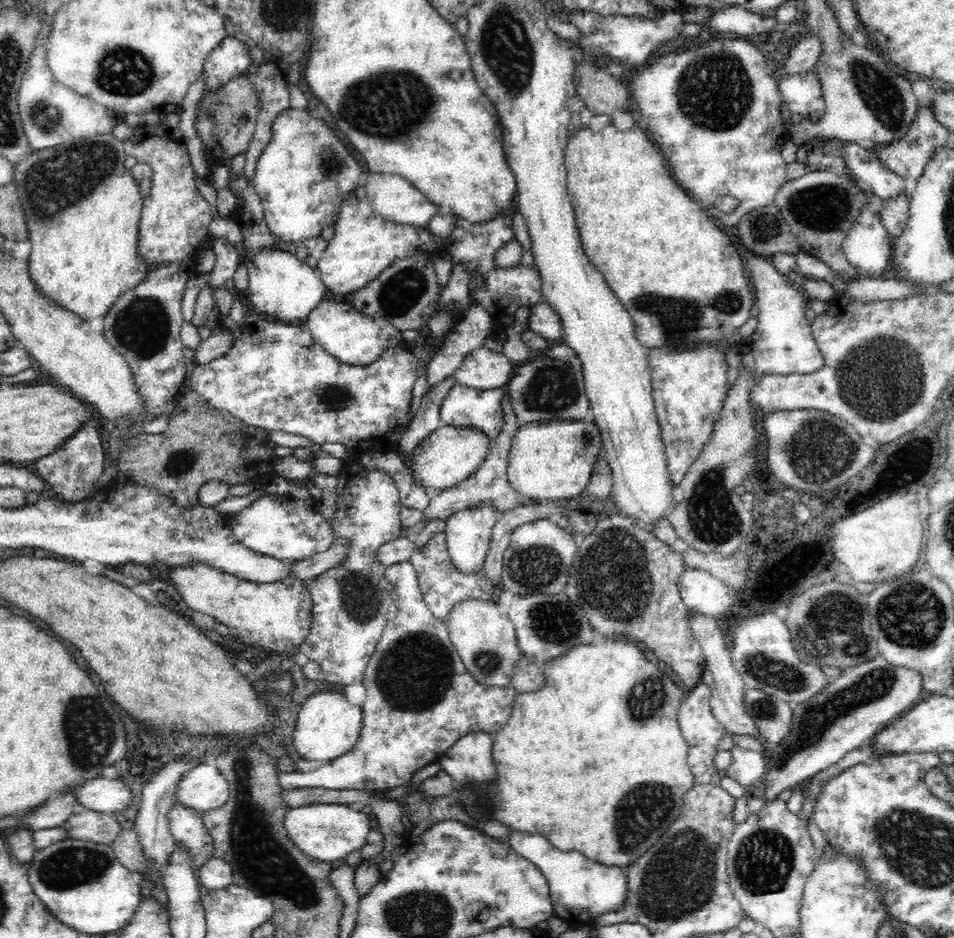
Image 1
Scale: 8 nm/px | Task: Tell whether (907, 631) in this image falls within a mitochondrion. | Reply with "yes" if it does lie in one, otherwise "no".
yes

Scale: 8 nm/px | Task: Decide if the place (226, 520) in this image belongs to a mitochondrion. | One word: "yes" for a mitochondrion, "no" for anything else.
no

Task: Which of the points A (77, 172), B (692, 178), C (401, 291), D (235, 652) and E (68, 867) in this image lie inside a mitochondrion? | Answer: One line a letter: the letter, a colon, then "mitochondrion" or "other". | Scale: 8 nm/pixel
A: mitochondrion
B: other
C: mitochondrion
D: other
E: mitochondrion

